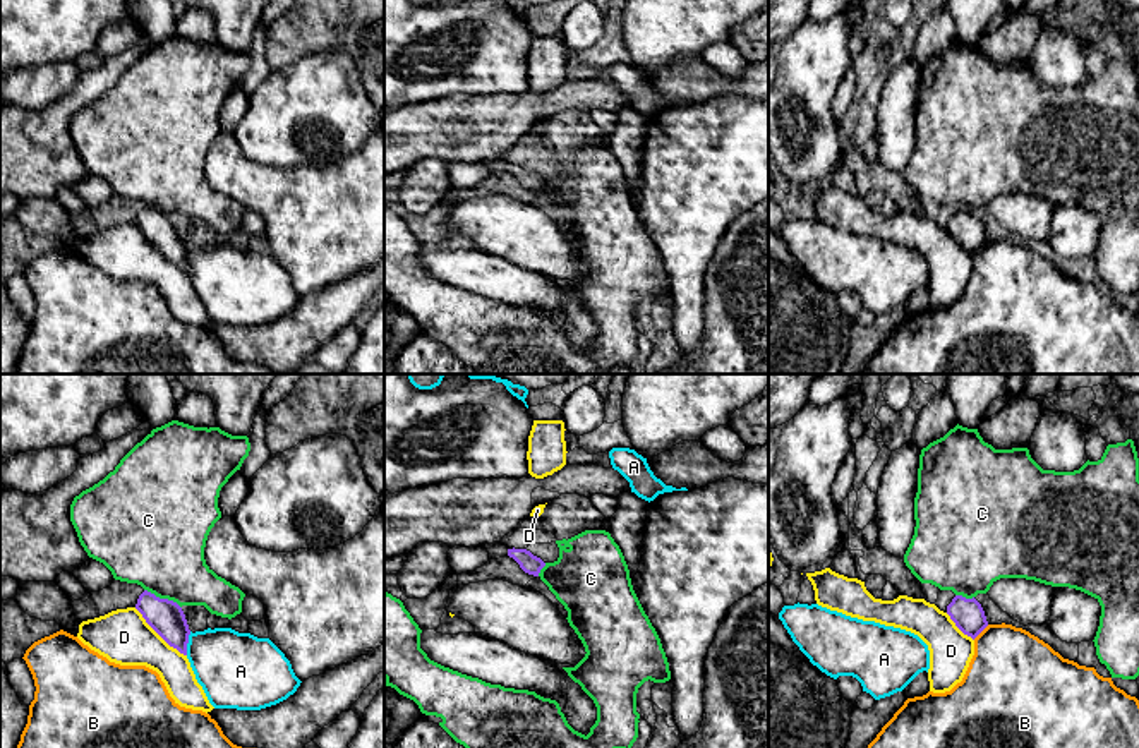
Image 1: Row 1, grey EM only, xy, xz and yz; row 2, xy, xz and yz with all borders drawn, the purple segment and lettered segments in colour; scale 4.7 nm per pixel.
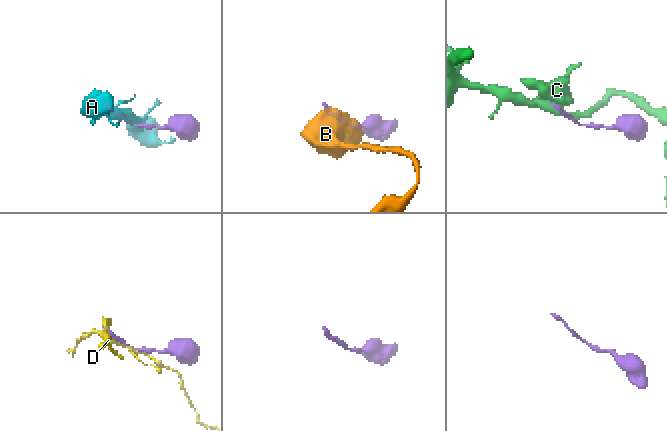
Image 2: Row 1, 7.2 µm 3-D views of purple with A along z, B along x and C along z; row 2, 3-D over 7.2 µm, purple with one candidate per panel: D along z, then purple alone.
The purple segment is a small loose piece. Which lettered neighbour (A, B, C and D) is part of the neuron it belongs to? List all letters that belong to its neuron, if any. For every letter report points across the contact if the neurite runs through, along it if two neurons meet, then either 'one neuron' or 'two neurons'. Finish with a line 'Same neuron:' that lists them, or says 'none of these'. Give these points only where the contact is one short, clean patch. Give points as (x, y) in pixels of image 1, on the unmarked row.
A: two neurons
B: two neurons
C: border along xy (144, 205), (160, 213), (172, 215), (180, 223); two neurons
D: two neurons
Same neuron: none of these

